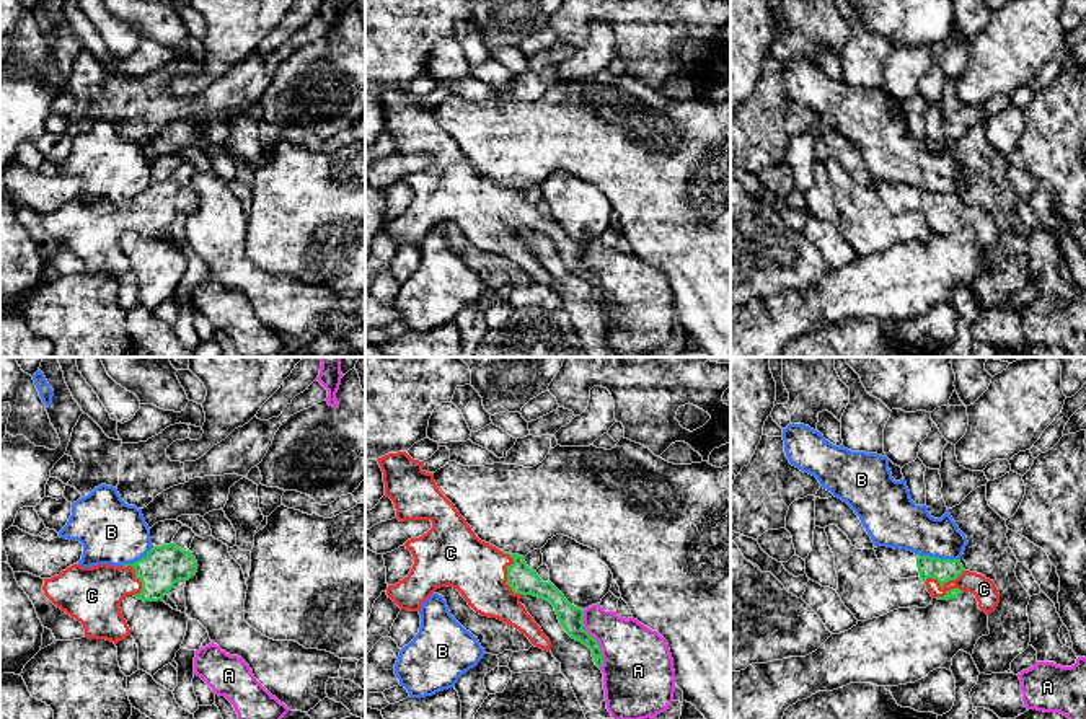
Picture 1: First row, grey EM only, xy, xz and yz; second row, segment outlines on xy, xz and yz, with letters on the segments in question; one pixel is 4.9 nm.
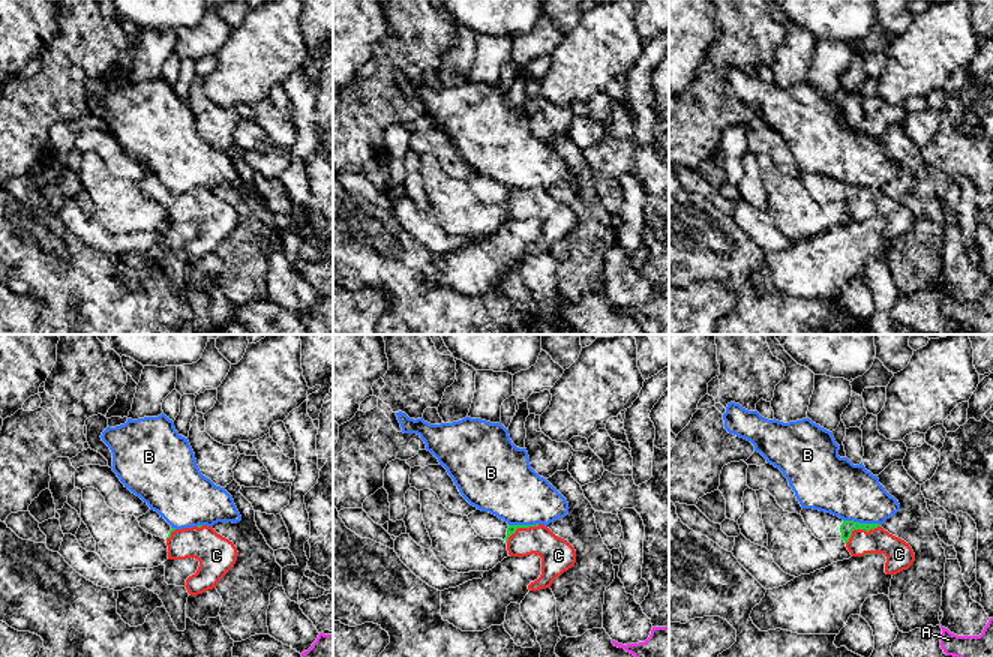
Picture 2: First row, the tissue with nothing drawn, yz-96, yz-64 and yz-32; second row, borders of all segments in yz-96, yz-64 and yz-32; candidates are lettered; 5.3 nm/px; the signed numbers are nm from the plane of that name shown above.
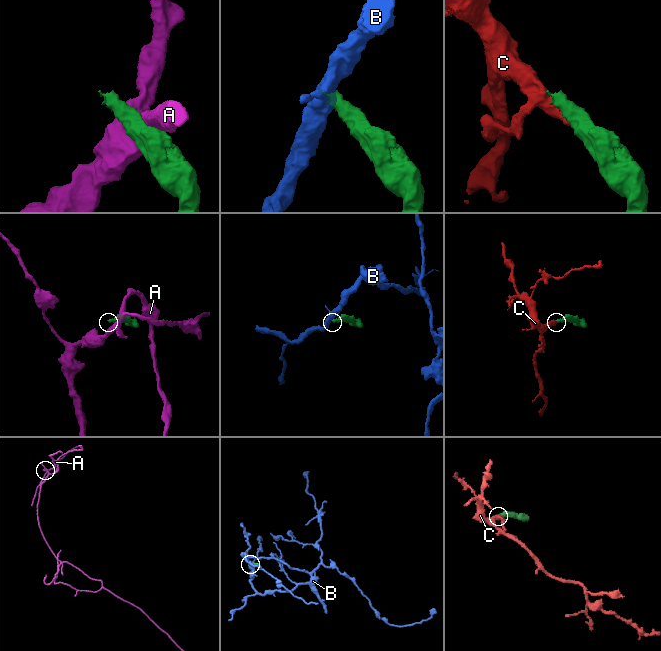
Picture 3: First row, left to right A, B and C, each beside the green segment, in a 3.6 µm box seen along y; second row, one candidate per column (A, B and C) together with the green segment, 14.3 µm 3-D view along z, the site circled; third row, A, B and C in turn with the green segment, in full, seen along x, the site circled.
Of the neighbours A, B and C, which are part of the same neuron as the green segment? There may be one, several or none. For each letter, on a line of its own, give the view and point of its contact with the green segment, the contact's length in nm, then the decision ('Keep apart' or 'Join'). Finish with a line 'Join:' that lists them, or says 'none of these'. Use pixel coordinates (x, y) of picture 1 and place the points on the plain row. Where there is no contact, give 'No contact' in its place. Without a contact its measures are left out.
A: Touches green at xz (595, 274). Shared border 300 nm. Keep apart
B: Touches green at yz (938, 193). Shared border 200 nm. Keep apart
C: Touches green at xz (507, 209). Shared border 240 nm. Join
Join: C

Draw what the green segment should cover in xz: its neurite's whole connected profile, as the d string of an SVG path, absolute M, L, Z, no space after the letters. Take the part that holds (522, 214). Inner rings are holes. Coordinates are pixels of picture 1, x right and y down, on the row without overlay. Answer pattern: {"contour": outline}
{"contour": "M406 86L388 88L377 96L383 106L385 130L393 135L396 153L400 157L432 157L432 163L427 168L404 178L414 192L414 199L403 215L388 220L388 233L401 245L419 246L422 238L437 223L448 220L457 223L476 248L497 253L514 261L525 269L535 282L550 287L550 274L520 238L523 230L533 230L550 236L564 266L592 285L594 297L598 303L603 300L598 276L584 264L584 245L571 240L551 217L543 217L536 205L527 201L523 191L504 187L481 176L455 140L439 126L434 109L422 104L422 96L413 95Z"}

